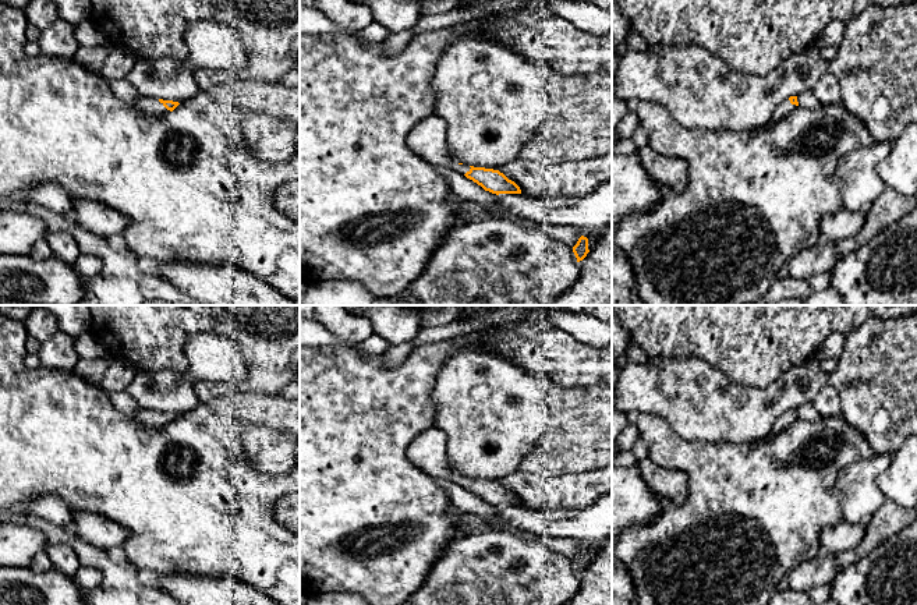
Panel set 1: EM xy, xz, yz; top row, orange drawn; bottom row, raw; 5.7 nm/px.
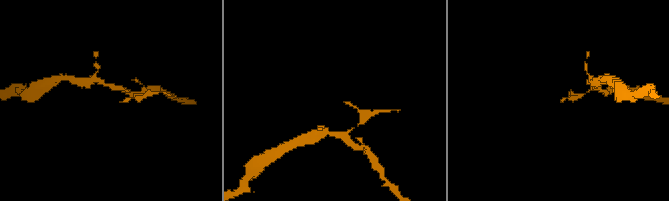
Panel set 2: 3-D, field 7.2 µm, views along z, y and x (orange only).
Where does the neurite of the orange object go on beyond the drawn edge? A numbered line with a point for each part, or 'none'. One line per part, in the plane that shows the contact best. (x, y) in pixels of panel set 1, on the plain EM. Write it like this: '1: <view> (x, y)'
1: xy (149, 418)

